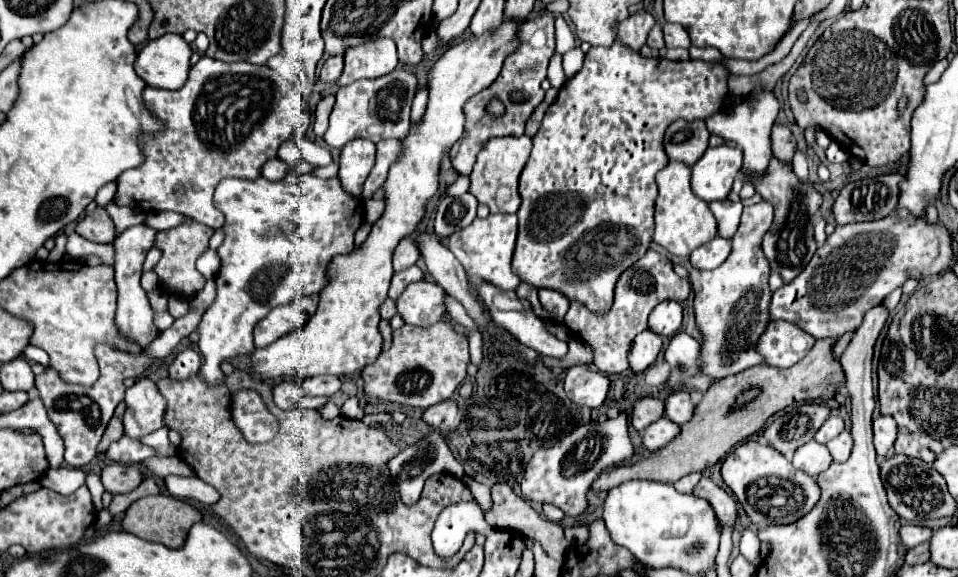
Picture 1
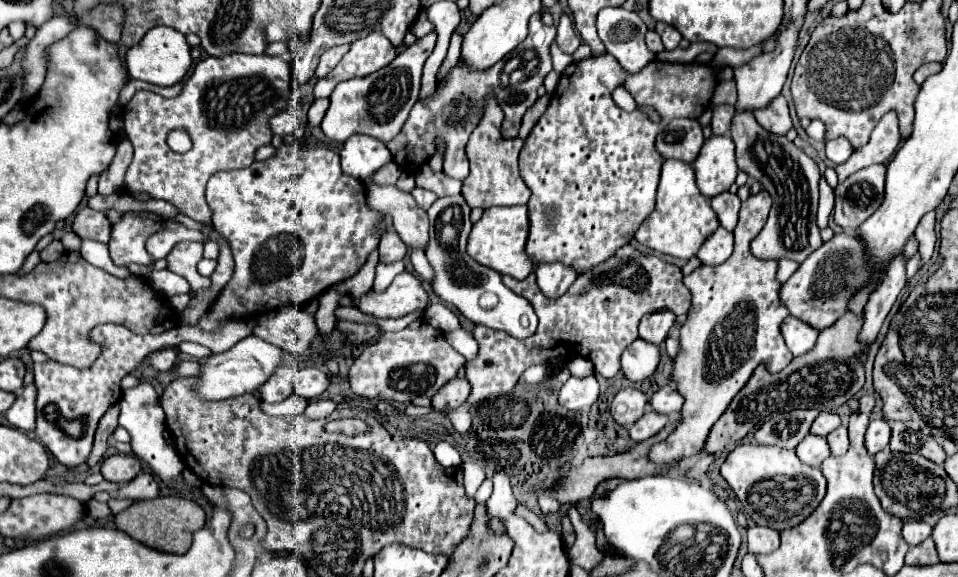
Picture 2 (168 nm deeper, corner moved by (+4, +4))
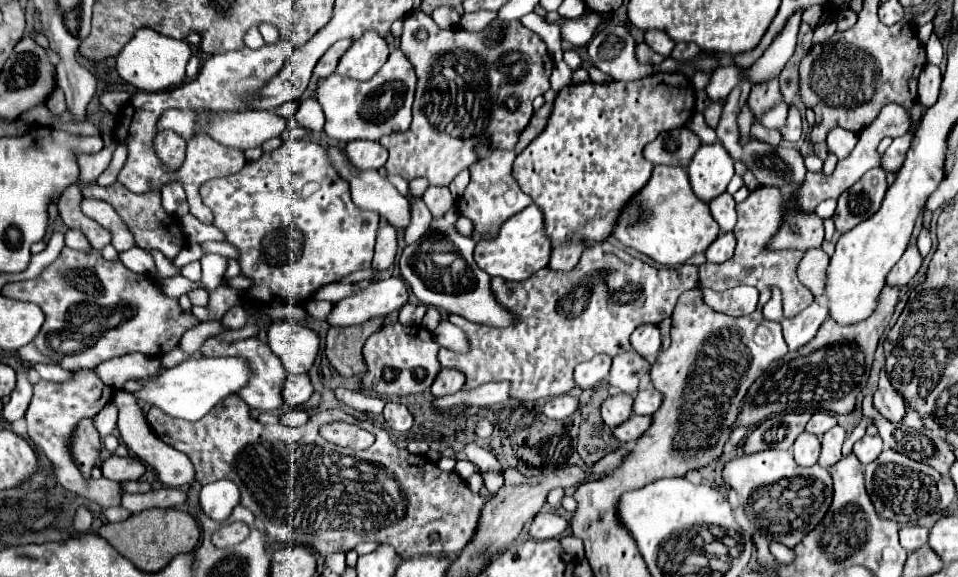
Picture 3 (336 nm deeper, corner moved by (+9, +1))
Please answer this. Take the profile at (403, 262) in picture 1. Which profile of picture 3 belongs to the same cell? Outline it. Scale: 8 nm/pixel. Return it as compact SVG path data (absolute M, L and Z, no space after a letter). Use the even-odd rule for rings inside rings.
M385 225L377 233L377 245L375 245L375 257L373 257L373 267L377 271L389 269L395 261L397 255L397 237L395 229L391 225Z

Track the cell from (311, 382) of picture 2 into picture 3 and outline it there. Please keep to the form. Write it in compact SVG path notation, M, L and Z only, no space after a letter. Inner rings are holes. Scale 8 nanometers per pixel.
M287 375L285 387L283 387L283 399L291 407L299 407L309 401L313 395L313 385L309 375Z

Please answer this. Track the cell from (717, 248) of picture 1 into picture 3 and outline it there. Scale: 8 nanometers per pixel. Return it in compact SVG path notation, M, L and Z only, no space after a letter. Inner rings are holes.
M721 233L705 251L705 257L709 263L723 263L733 257L735 251L735 237L733 233Z

